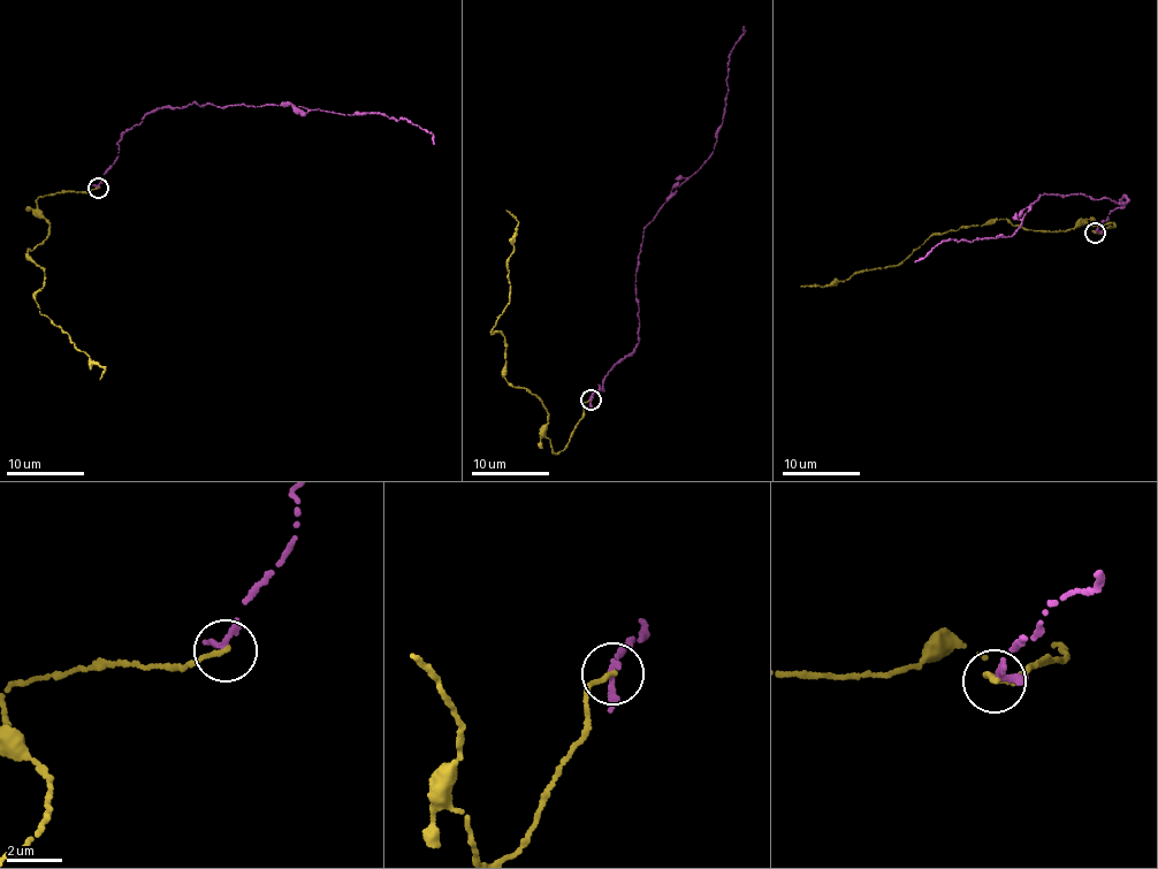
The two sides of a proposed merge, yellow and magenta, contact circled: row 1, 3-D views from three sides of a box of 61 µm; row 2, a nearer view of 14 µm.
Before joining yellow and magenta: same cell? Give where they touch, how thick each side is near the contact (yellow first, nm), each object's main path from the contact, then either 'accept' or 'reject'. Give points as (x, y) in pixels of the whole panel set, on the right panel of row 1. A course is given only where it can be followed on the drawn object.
(1095, 233) | 180/300 nm | yellow via (1095, 233), (1115, 226), (1112, 221), (1045, 230), (997, 220), (931, 236), (896, 266), (801, 287) | magenta via (1096, 233), (1125, 196), (1122, 204), (1080, 192), (1041, 195), (1008, 236), (951, 239), (914, 263) | accept

